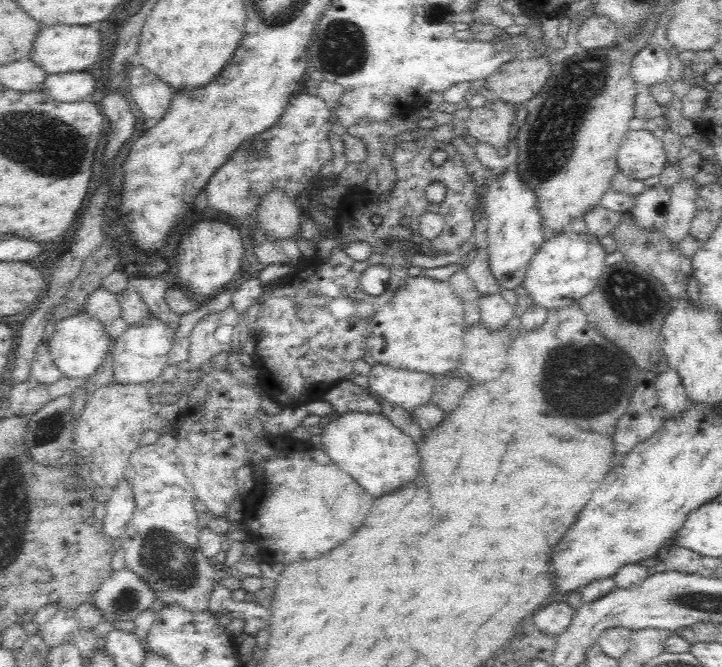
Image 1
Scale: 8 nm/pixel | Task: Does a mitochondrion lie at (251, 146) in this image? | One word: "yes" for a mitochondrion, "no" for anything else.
no

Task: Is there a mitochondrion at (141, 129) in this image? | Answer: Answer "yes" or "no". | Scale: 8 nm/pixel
no

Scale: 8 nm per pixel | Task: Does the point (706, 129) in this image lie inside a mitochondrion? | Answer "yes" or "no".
no

